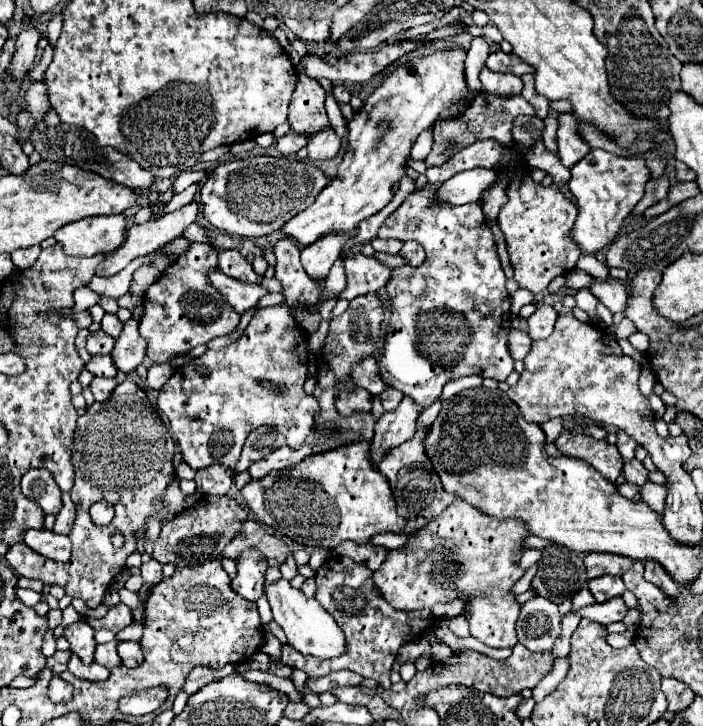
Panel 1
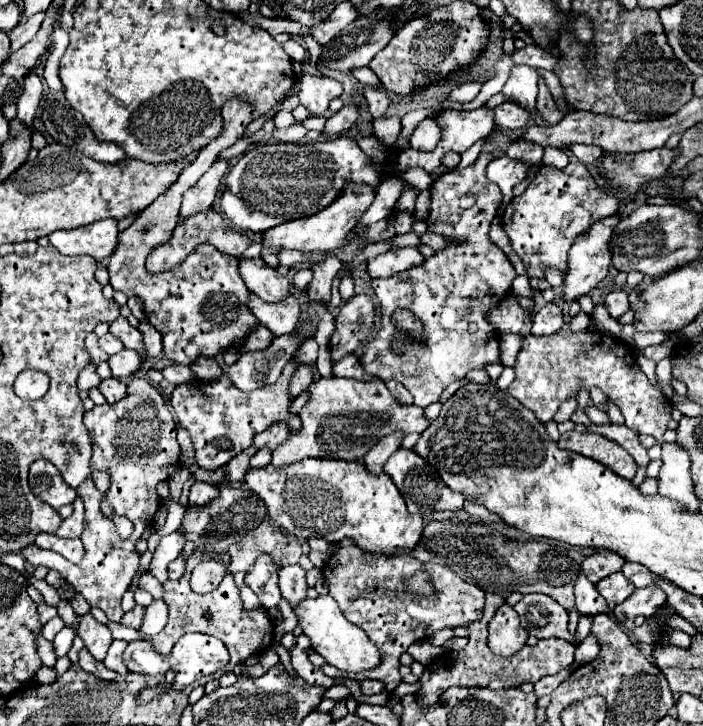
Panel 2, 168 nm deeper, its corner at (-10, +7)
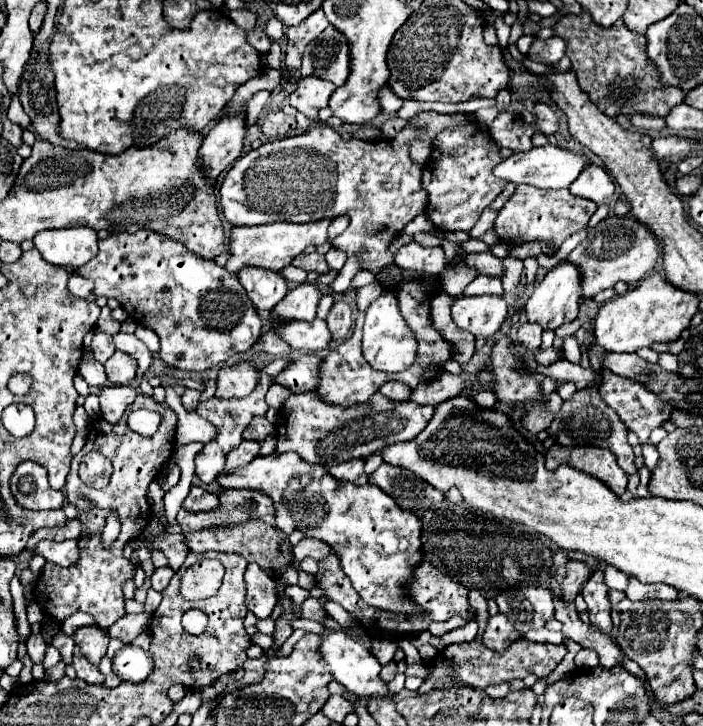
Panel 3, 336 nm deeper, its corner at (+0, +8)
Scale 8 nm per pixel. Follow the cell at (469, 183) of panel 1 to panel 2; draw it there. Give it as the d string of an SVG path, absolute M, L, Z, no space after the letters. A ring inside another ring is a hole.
M501 156L499 160L493 160L487 168L487 176L491 182L495 182L503 196L505 196L505 202L511 200L511 190L513 186L517 186L519 182L523 182L529 174L529 168L533 168L535 164L527 164L527 162L521 162L521 160L511 160L509 156Z

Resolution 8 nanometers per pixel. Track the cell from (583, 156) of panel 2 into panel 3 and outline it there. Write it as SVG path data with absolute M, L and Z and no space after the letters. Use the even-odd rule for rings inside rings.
M589 163L583 167L581 175L571 183L569 191L577 197L595 201L597 205L603 205L603 203L609 205L613 201L615 185L603 167Z

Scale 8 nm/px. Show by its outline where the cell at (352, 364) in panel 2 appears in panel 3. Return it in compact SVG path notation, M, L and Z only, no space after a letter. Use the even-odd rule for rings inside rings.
M305 353L303 357L295 359L289 367L285 367L273 381L293 389L293 393L313 391L319 383L319 369L323 359L317 353Z

